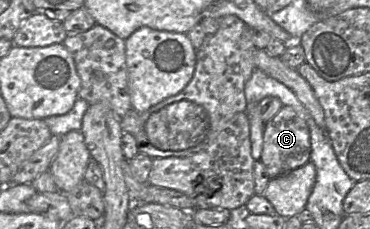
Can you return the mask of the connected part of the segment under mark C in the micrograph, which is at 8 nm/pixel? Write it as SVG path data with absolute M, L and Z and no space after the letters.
M283 106L265 124L261 162L270 179L295 170L310 160L311 144L307 123L290 106Z

